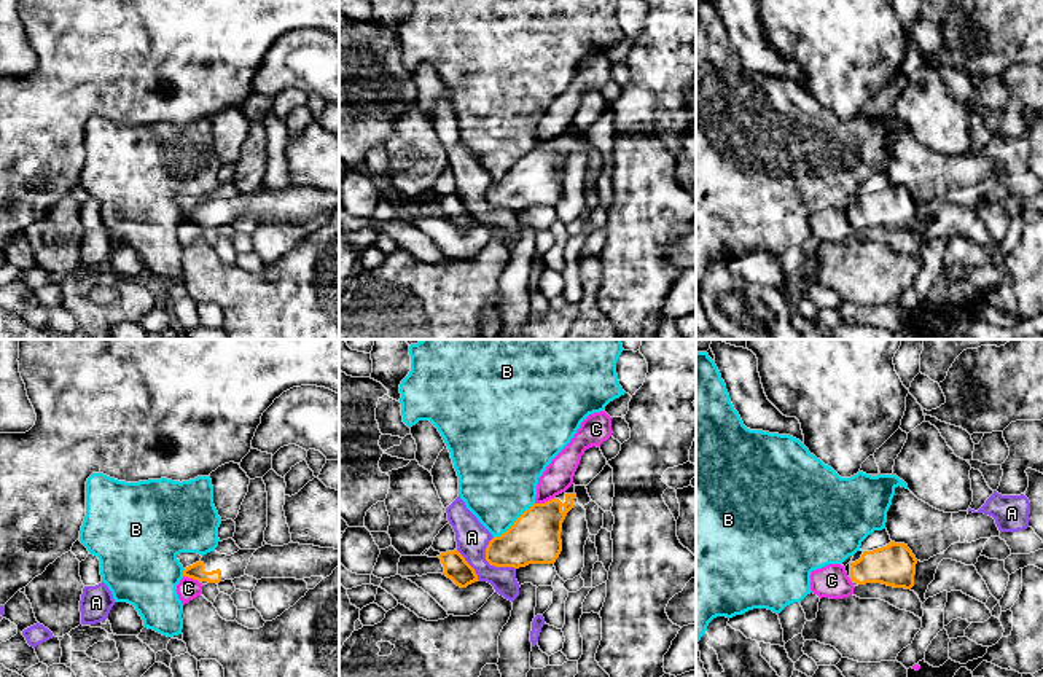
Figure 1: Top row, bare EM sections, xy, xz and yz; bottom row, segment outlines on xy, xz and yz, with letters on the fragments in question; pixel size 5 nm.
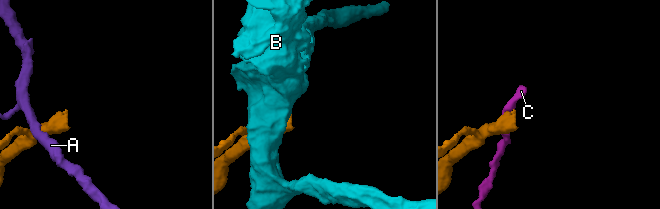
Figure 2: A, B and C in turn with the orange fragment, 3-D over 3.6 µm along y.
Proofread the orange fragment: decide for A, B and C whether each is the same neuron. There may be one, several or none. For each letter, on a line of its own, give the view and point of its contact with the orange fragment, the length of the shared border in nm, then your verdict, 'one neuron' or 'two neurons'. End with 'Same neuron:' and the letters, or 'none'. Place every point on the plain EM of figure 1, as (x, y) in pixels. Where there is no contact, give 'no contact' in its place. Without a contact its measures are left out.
A: meets orange in xz at (489, 206); contact 200 nm long; two neurons
B: meets orange in xz at (515, 166); contact 280 nm long; two neurons
C: meets orange in xz at (545, 145); contact 110 nm long; two neurons
Same neuron: none

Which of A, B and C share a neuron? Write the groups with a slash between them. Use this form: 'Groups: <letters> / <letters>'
Groups: A / B / C

